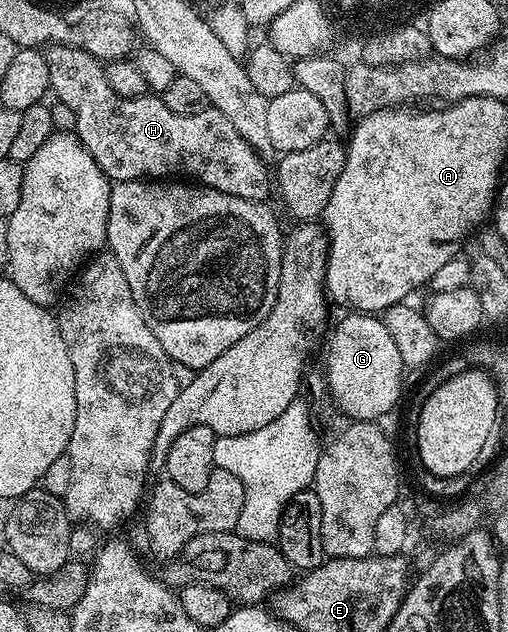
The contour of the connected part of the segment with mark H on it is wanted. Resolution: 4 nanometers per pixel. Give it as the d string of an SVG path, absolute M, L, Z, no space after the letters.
M57 43L45 46L42 52L51 94L56 94L72 110L72 119L76 122L74 134L82 141L90 157L94 157L98 169L102 169L109 181L125 183L131 179L147 180L149 177L191 177L197 184L230 193L230 197L242 197L255 203L265 202L269 198L268 190L273 190L274 183L270 178L269 168L268 171L264 168L265 160L222 113L215 109L193 115L174 113L166 109L163 98L156 93L139 95L133 99L120 97L118 93L114 93L114 89L110 89L110 85L106 85L106 73L101 60L90 53Z

